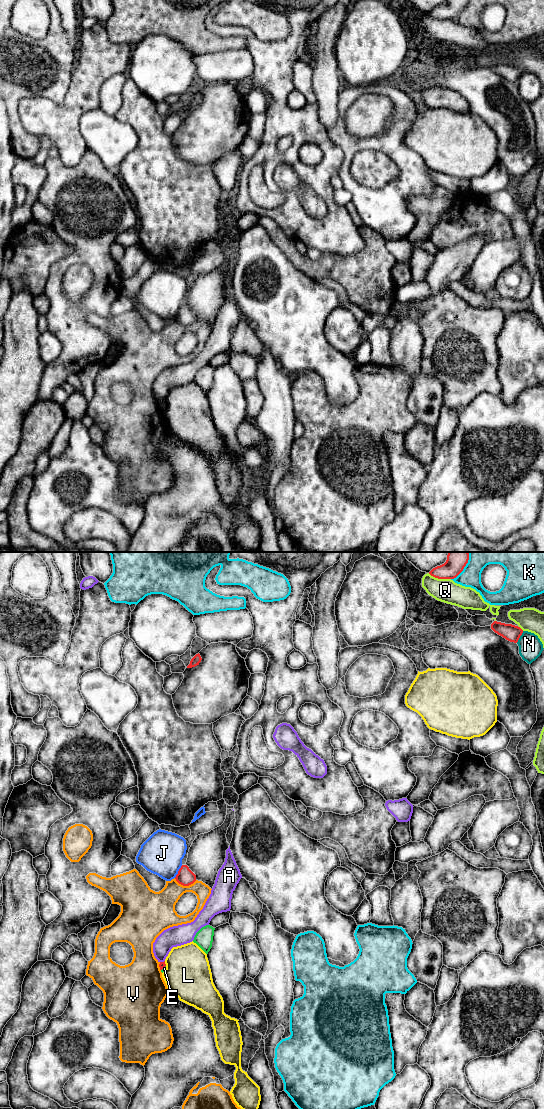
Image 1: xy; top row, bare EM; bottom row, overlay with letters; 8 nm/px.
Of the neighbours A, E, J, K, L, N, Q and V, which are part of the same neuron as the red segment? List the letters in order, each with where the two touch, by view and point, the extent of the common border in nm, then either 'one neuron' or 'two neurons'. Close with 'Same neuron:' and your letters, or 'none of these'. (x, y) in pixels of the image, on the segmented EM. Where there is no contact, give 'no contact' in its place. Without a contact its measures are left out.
A: xy (162, 962) | 40 nm | two neurons
E: xy (163, 967) | 60 nm | two neurons
J: xy (178, 871) | 120 nm | two neurons
K: xy (464, 566) | 260 nm | two neurons
L: xy (164, 963) | 40 nm | two neurons
N: xy (519, 637) | 110 nm | two neurons
Q: xy (439, 578) | 190 nm | two neurons
V: xy (185, 885) | 180 nm | two neurons
Same neuron: none of these

